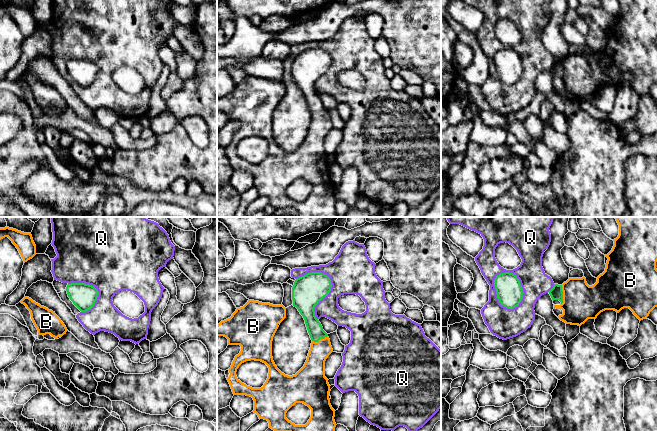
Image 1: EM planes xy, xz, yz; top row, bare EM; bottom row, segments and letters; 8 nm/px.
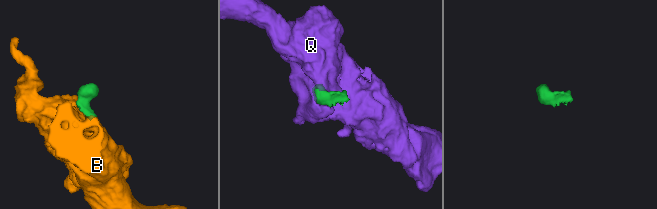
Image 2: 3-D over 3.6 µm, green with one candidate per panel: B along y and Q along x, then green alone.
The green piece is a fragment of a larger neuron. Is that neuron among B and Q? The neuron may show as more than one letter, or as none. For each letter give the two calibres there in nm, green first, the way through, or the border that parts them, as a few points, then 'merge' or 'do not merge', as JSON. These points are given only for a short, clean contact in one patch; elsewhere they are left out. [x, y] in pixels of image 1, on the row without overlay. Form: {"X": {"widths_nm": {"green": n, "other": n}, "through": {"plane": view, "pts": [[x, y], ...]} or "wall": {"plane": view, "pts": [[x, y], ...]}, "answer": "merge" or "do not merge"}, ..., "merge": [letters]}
{"B": {"widths_nm": {"green": 110, "other": 300}, "through": {"plane": "yz", "pts": [[556, 69], [562, 71], [574, 71], [581, 78]]}, "answer": "merge"}, "Q": {"widths_nm": {"green": 220, "other": 220}, "answer": "do not merge"}, "merge": ["B"]}

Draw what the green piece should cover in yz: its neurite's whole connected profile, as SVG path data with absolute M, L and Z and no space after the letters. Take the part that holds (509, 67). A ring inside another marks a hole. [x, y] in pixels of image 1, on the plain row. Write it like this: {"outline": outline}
{"outline": "M510 48L501 49L494 56L497 74L508 85L519 81L523 74L523 65L517 52Z"}

